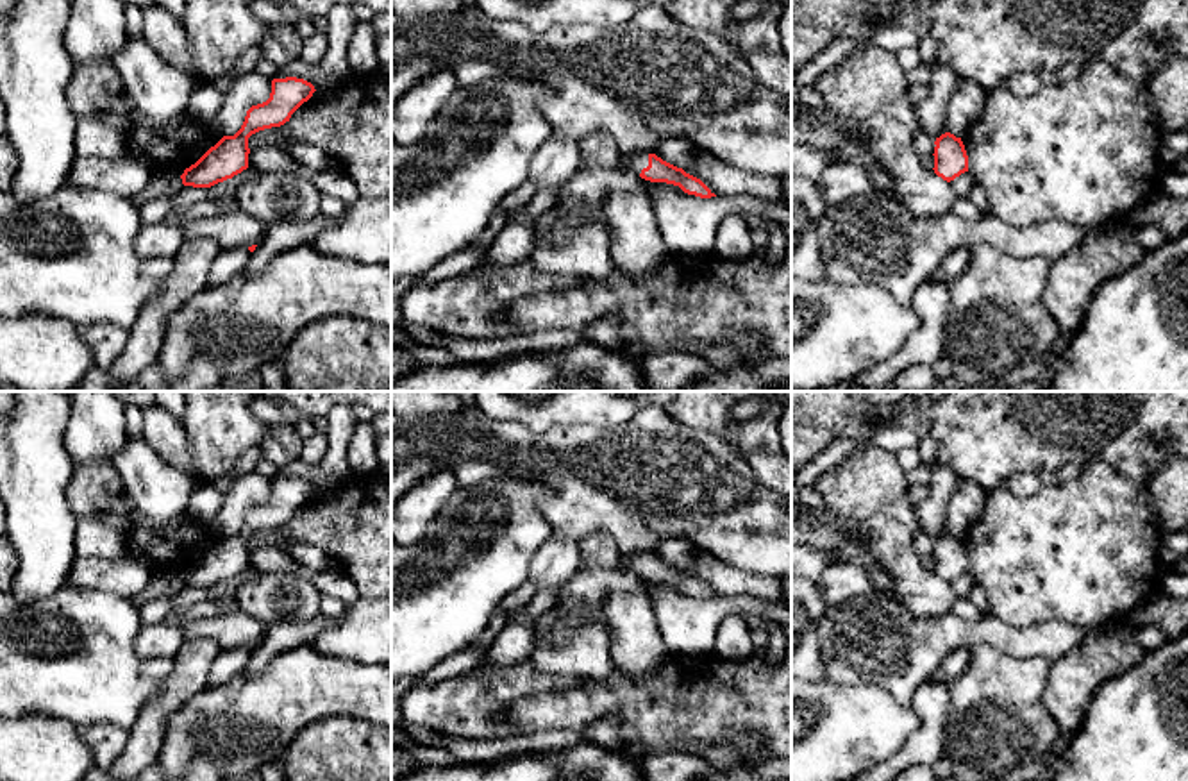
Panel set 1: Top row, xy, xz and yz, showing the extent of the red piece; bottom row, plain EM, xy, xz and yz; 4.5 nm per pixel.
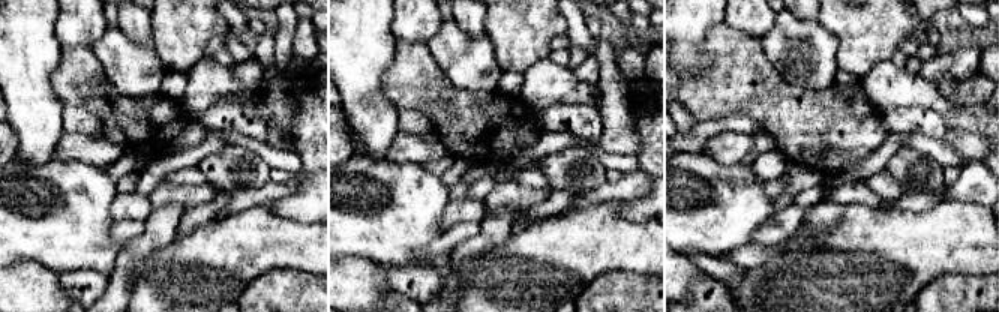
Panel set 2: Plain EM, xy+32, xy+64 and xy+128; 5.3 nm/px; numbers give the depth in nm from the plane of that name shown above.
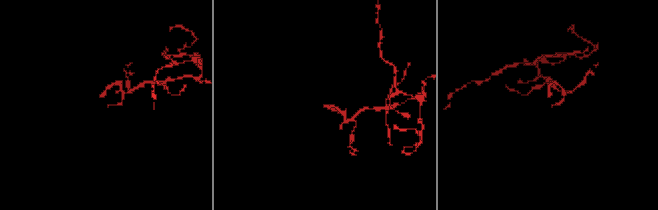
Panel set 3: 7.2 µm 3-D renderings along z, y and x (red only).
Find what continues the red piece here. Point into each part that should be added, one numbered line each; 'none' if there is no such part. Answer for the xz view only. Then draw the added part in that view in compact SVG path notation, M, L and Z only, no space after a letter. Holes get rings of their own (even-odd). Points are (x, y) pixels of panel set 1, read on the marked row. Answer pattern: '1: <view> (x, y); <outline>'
1: xz (636, 163); M634 155L634 157L629 159L627 164L629 164L631 172L640 175L641 170L648 166L648 155Z

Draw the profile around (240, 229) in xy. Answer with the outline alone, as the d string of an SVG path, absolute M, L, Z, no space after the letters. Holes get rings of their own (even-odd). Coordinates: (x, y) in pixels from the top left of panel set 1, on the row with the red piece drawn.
M238 209L230 214L197 218L182 225L184 239L207 238L220 250L248 248L261 243L268 225L259 218Z

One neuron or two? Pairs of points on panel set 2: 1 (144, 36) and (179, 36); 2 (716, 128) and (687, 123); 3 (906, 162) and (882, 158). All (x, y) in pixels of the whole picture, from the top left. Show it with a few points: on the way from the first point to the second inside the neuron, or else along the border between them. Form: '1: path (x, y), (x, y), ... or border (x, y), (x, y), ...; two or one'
1: border (149, 15), (155, 44); two
2: border (696, 122), (680, 134); two
3: border (905, 146), (890, 159), (884, 170); two

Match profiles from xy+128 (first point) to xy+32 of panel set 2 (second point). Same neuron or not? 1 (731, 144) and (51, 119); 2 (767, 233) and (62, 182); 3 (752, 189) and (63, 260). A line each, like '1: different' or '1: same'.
1: different
2: different
3: same

